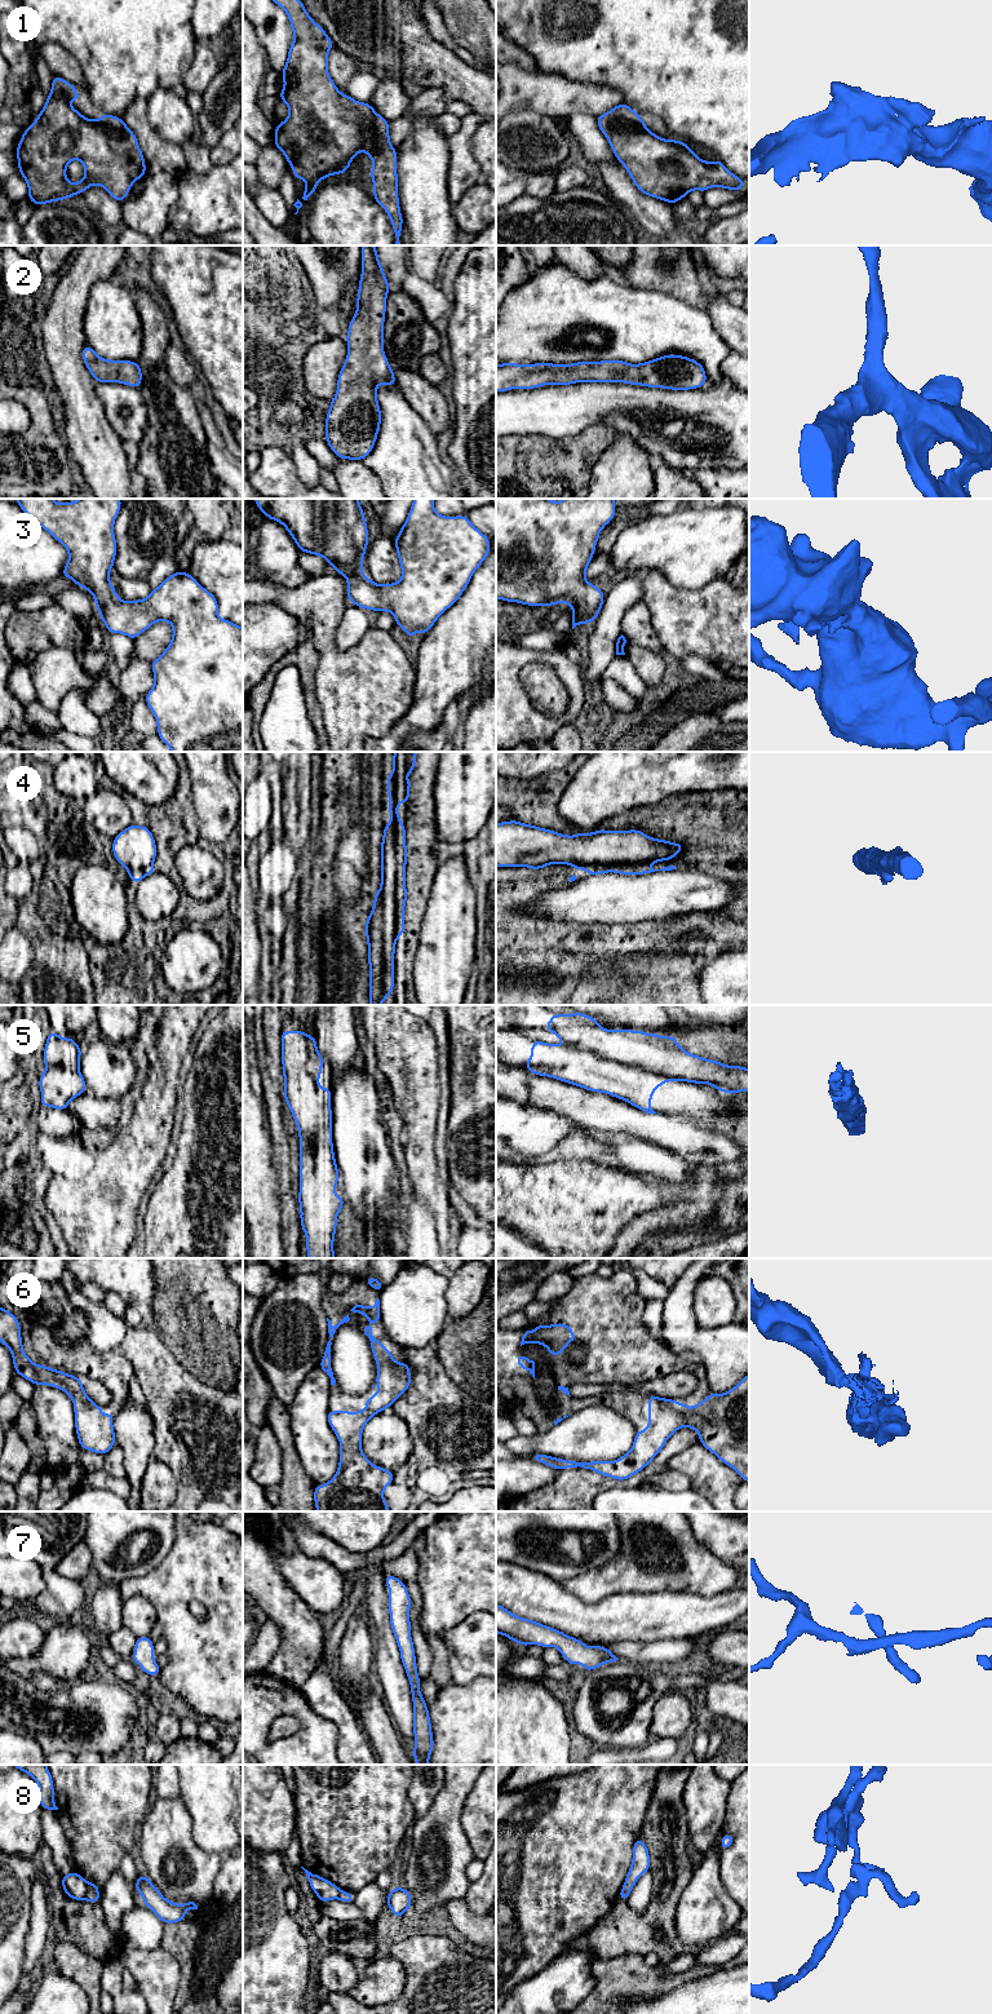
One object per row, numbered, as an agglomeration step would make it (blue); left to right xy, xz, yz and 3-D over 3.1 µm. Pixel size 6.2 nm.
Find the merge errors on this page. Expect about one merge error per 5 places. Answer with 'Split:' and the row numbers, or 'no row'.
Split: 5, 8

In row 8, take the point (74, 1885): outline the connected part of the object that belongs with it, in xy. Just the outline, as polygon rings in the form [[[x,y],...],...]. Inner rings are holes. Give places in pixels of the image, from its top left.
[[[78,1872],[62,1874],[62,1889],[66,1896],[75,1900],[85,1900],[88,1885],[83,1876]]]

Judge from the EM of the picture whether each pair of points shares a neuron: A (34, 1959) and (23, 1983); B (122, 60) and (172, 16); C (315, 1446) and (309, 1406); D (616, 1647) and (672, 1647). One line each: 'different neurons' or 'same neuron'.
A: same neuron
B: same neuron
C: same neuron
D: same neuron

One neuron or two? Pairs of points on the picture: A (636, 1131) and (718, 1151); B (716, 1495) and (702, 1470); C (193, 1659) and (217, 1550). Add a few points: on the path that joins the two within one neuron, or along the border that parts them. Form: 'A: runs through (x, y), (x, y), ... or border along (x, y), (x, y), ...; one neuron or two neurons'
A: runs through (656, 1131), (676, 1133), (698, 1143); one neuron
B: runs through (716, 1488), (716, 1484), (708, 1477); one neuron
C: runs through (217, 1632), (217, 1577); one neuron

